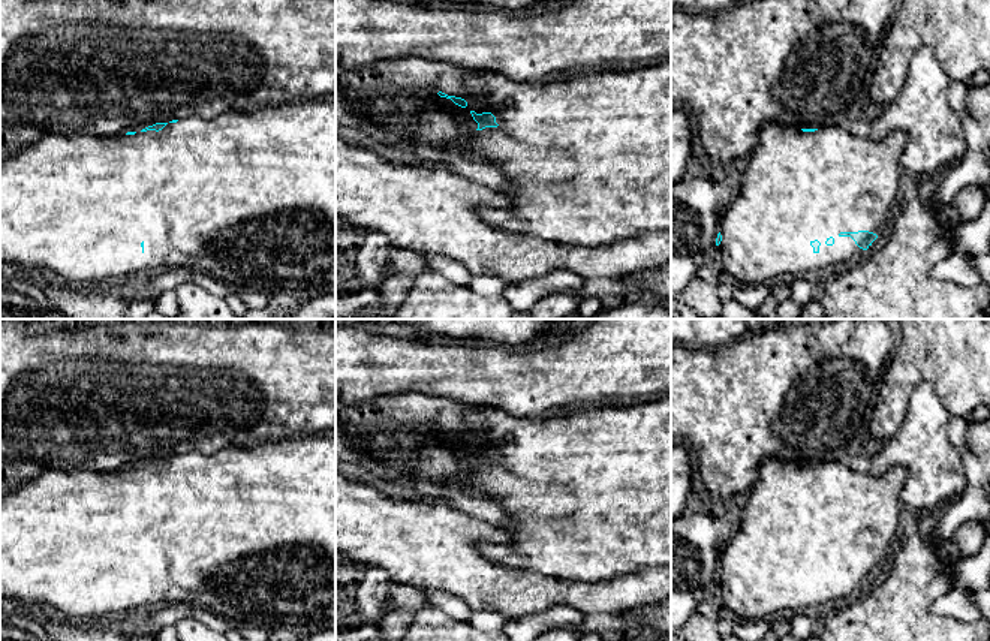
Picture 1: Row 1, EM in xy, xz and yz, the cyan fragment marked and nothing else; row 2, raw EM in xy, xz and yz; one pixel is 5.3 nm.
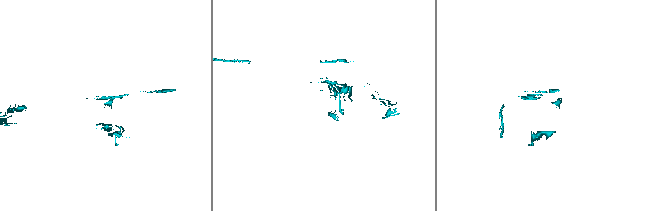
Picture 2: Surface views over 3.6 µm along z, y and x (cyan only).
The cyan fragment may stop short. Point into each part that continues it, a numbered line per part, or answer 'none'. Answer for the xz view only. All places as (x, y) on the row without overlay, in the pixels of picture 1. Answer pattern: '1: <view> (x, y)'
1: xz (587, 496)

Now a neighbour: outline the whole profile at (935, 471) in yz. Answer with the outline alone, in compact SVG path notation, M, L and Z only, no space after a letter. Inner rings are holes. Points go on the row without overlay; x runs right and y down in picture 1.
M923 382L911 395L900 430L872 457L869 473L873 476L894 466L906 470L899 494L905 512L933 517L965 491L963 461L948 437L951 419L935 385Z

